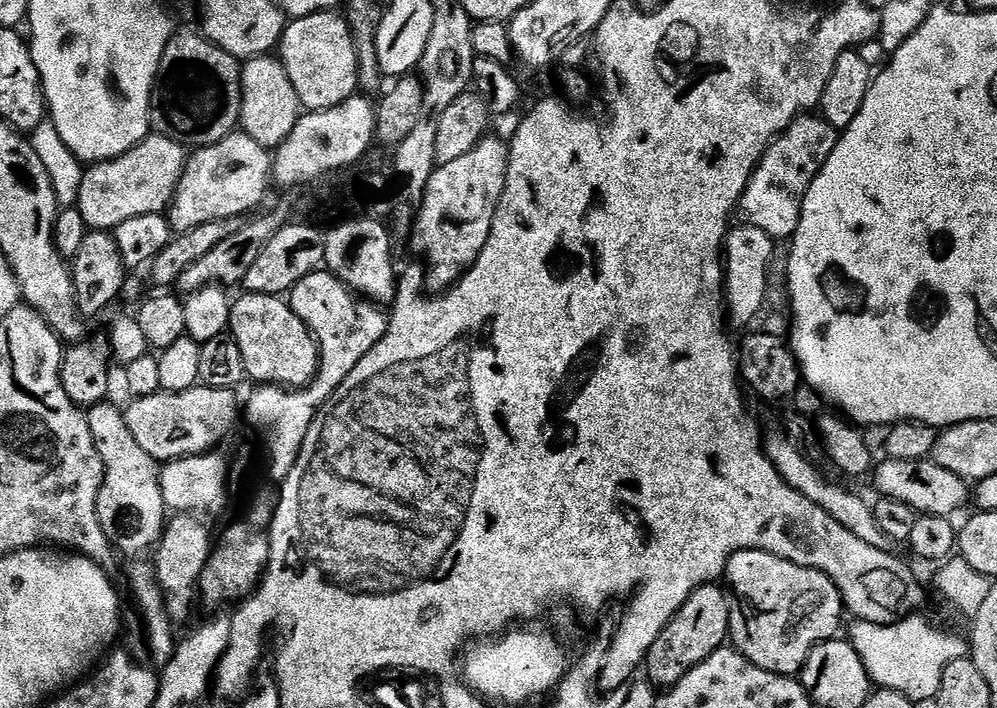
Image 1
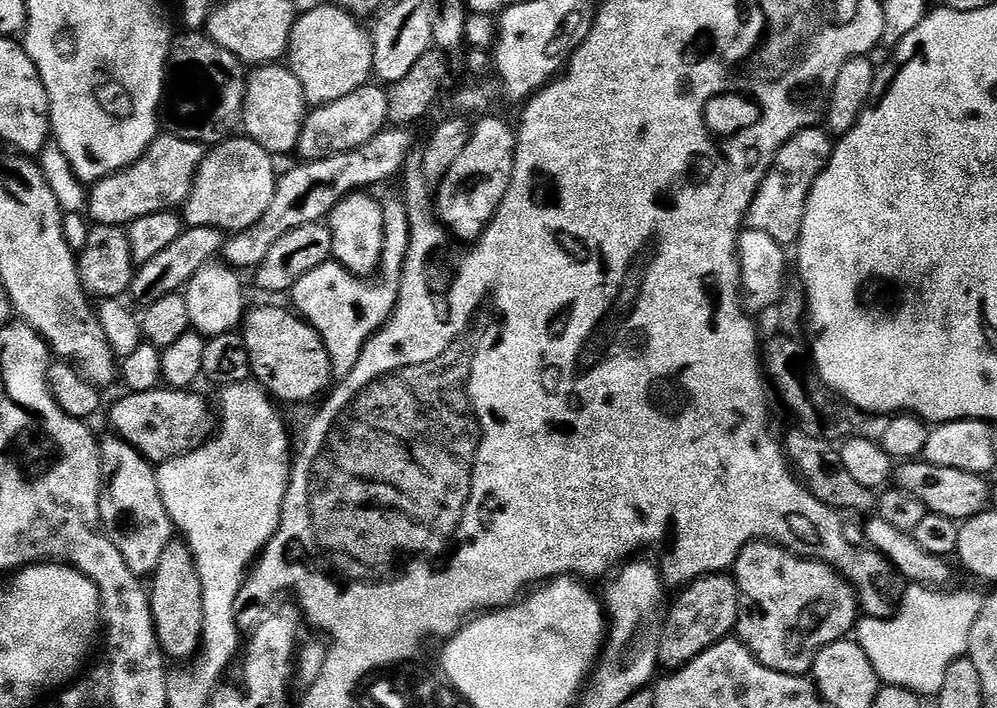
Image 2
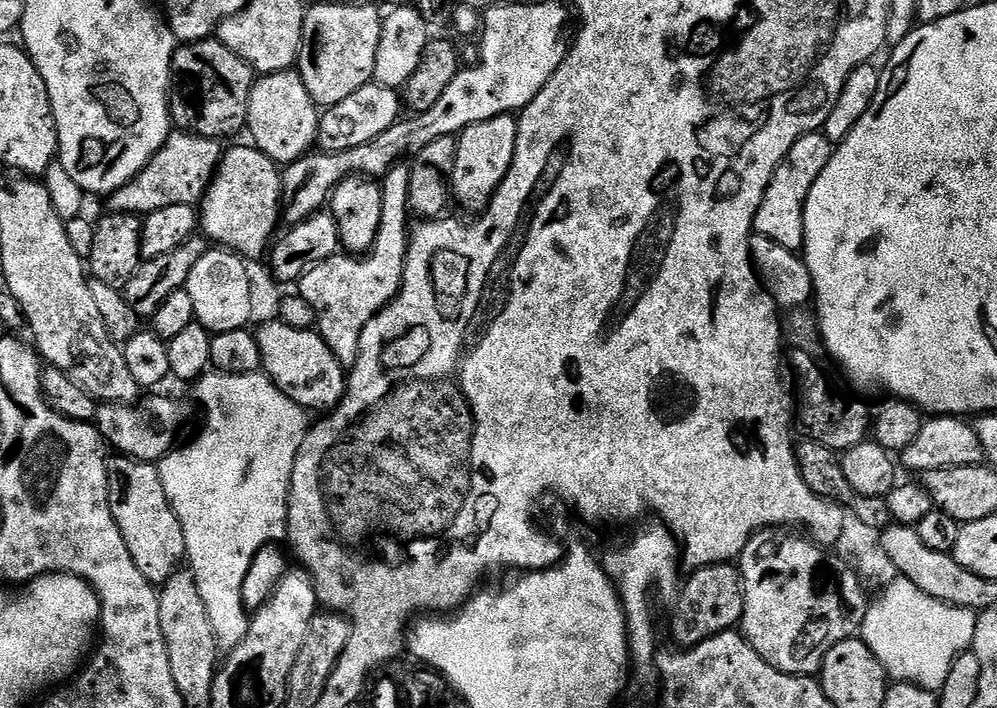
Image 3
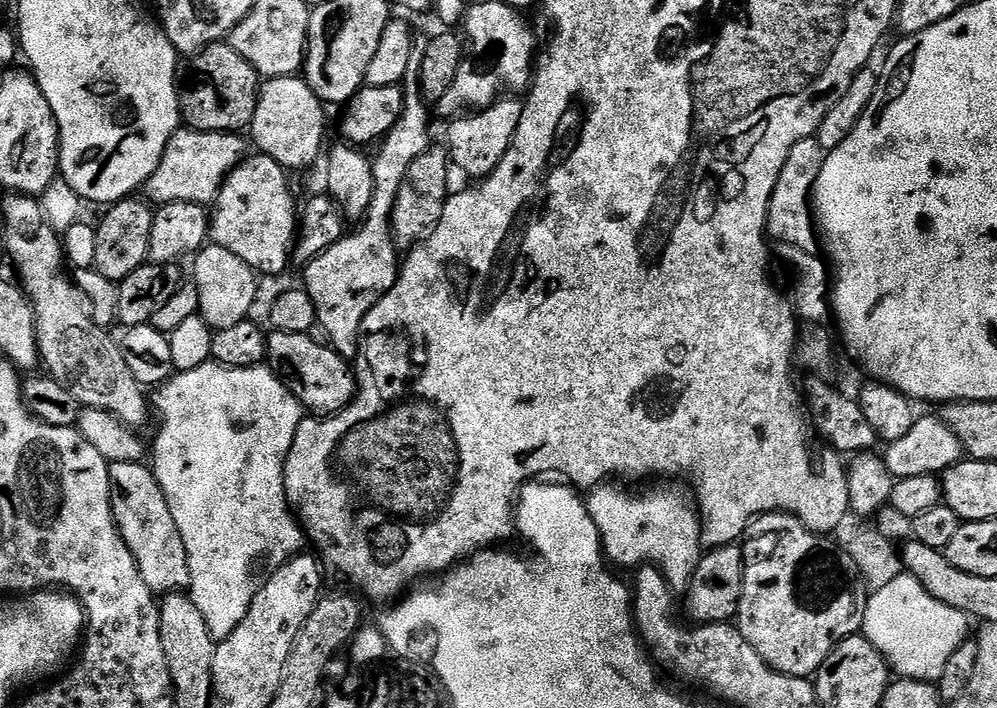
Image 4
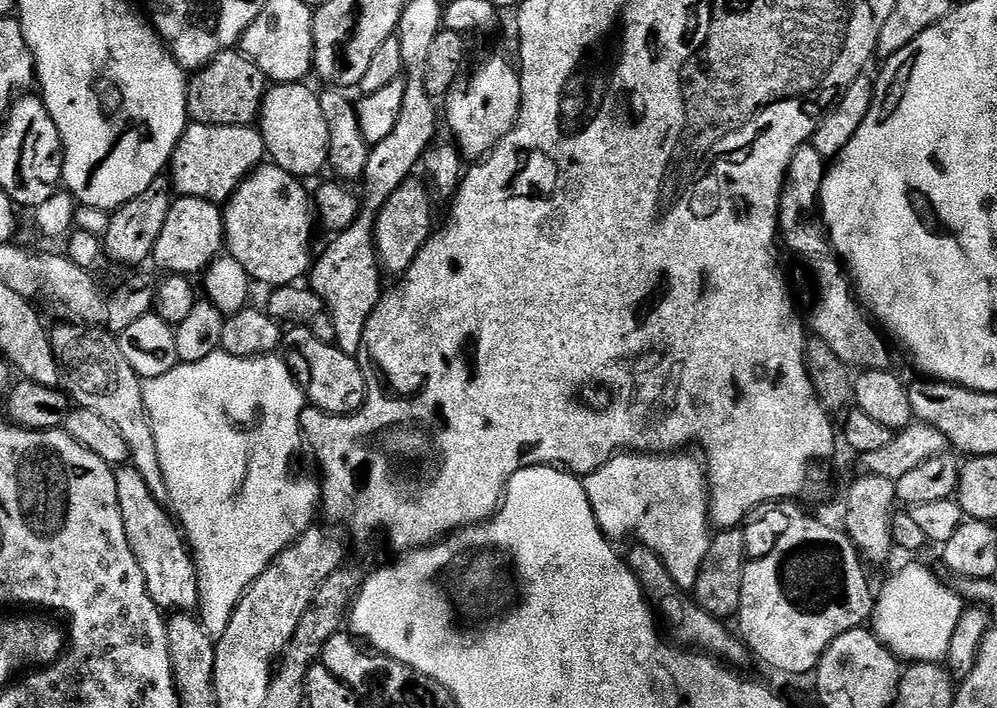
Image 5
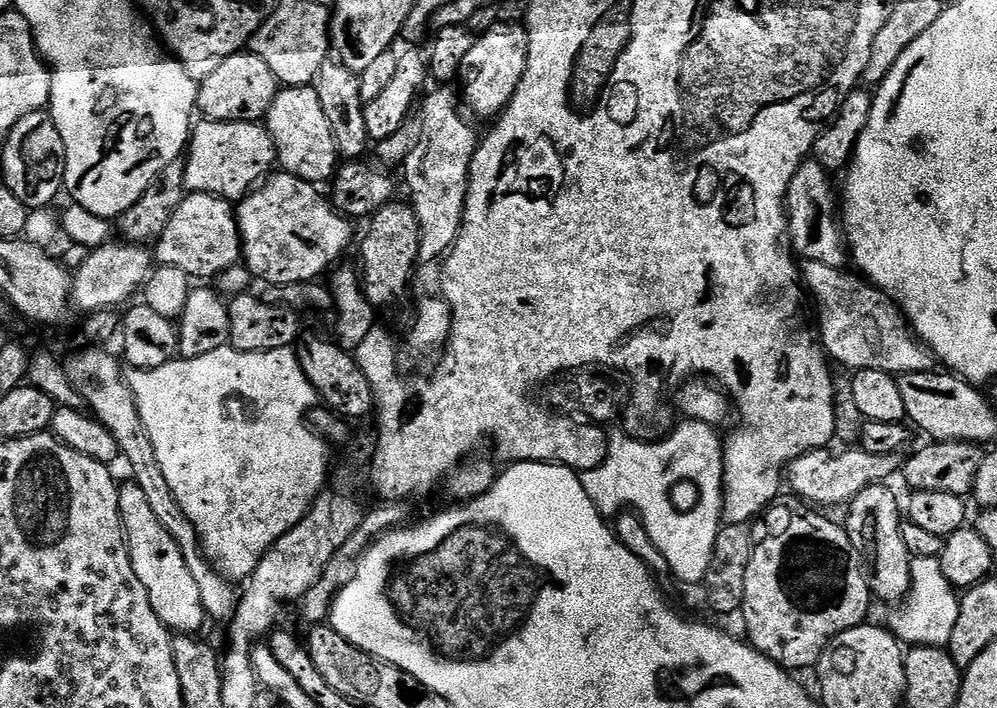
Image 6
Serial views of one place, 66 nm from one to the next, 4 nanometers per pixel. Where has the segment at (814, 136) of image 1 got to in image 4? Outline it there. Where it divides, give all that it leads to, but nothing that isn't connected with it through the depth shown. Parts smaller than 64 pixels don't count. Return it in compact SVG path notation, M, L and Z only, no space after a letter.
M816 139L803 140L790 150L790 155L786 157L786 166L778 174L778 182L774 182L774 194L770 194L770 206L768 207L768 227L767 235L772 236L780 244L789 244L790 247L796 248L797 253L817 251L818 248L818 230L814 225L814 209L812 207L812 190L818 182L818 174L822 170L825 158L824 147Z

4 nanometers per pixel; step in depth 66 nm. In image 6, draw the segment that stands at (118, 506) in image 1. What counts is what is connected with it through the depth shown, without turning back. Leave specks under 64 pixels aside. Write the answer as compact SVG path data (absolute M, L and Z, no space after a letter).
M135 482L119 485L120 524L124 527L124 540L128 544L128 557L134 566L134 574L138 574L138 582L146 586L146 594L150 598L150 606L154 606L154 614L163 622L165 628L176 634L196 634L206 624L204 607L198 594L198 586L186 570L182 552L170 534L166 534L166 526L158 522L142 486Z

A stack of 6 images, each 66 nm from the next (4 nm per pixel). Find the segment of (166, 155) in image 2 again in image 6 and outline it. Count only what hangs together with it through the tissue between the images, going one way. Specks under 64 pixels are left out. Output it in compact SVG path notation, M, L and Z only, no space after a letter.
M201 119L191 131L186 149L186 186L188 192L205 192L229 202L239 202L257 187L277 164L272 135L263 123L214 122Z

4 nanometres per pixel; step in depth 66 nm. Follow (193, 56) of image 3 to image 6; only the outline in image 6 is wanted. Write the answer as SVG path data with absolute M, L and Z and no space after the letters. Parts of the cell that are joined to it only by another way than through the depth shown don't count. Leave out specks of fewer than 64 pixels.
M251 50L235 52L226 62L215 68L214 74L199 81L196 107L205 120L214 122L260 122L267 117L276 93L282 85L274 78L274 70L262 62Z

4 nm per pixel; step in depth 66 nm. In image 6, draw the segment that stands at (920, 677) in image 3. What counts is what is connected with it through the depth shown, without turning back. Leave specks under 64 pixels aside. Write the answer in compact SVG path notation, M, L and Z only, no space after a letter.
M911 557L912 580L908 587L908 595L903 601L891 609L892 624L890 631L897 640L908 646L944 646L950 638L950 630L954 630L954 622L958 620L957 589L953 588L942 574L942 566L937 557Z

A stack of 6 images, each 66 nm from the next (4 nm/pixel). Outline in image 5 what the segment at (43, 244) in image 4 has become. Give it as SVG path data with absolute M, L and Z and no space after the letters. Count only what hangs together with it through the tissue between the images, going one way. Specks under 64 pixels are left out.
M60 322L51 329L52 350L60 367L60 379L65 393L79 407L98 414L98 418L110 422L114 430L126 442L131 467L142 474L147 489L160 505L168 504L166 474L162 474L162 462L158 462L158 442L154 442L154 430L144 401L144 385L139 374L130 370L130 362L122 358L117 337L96 326Z

